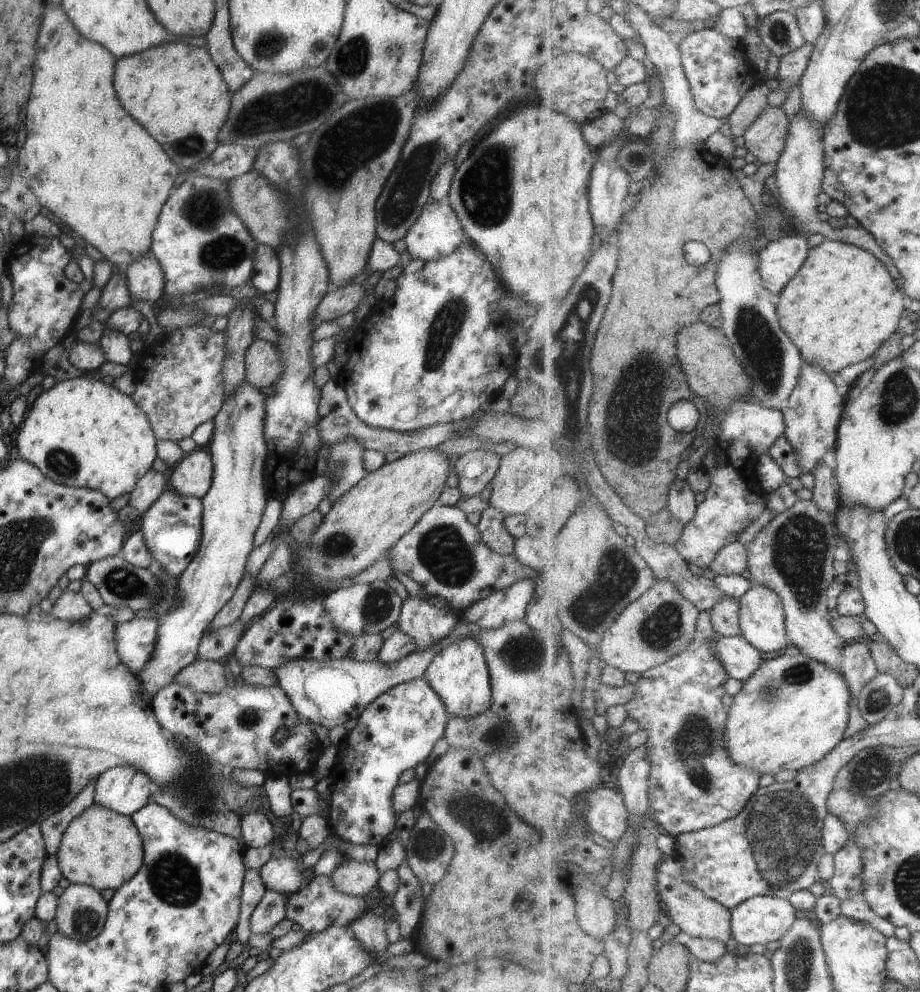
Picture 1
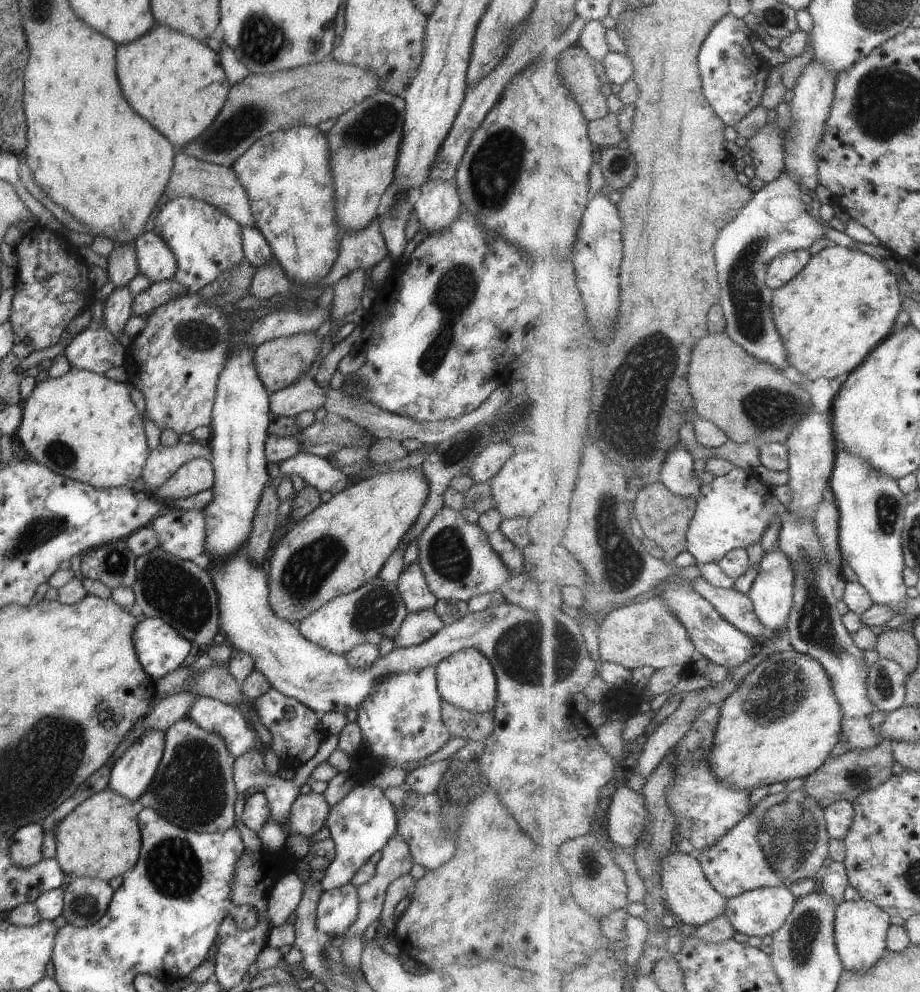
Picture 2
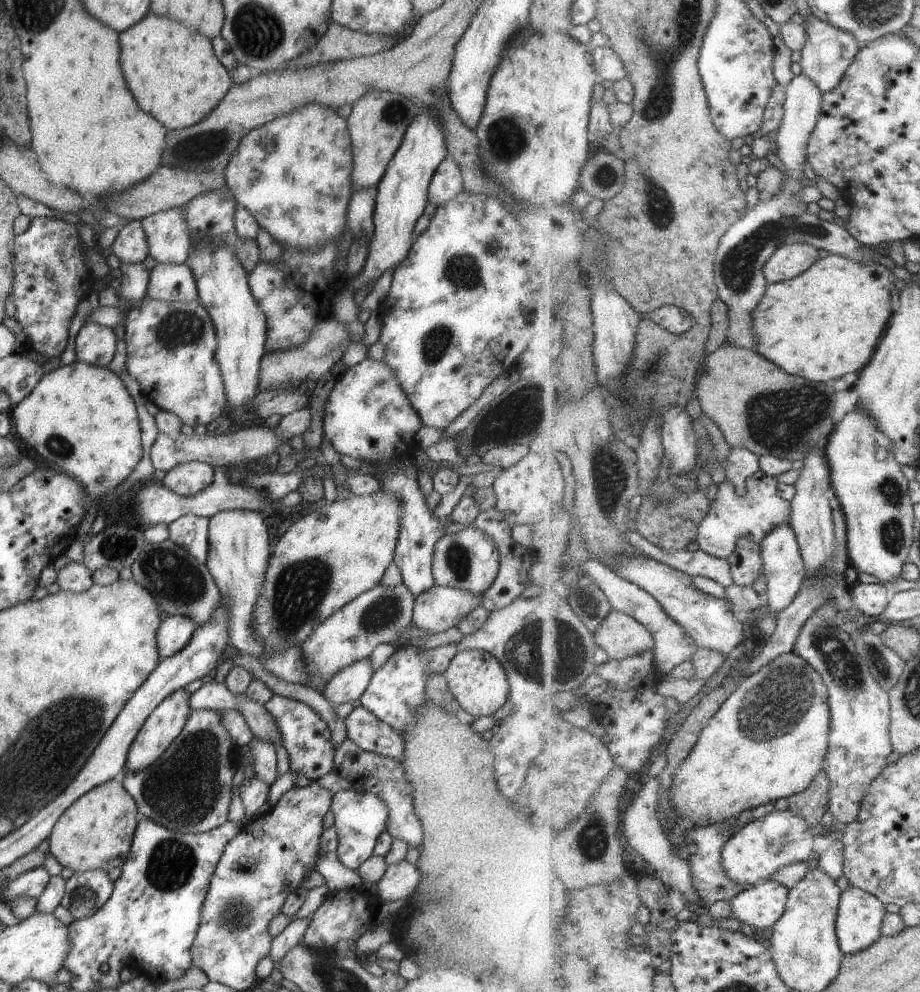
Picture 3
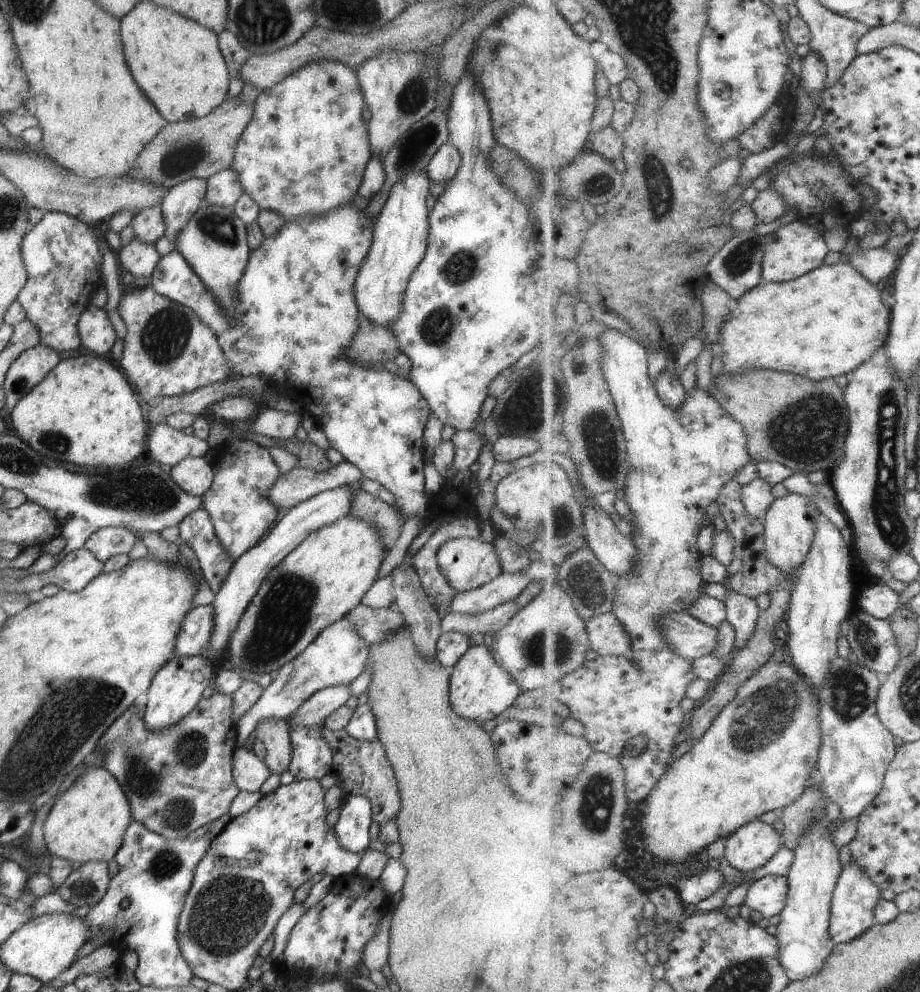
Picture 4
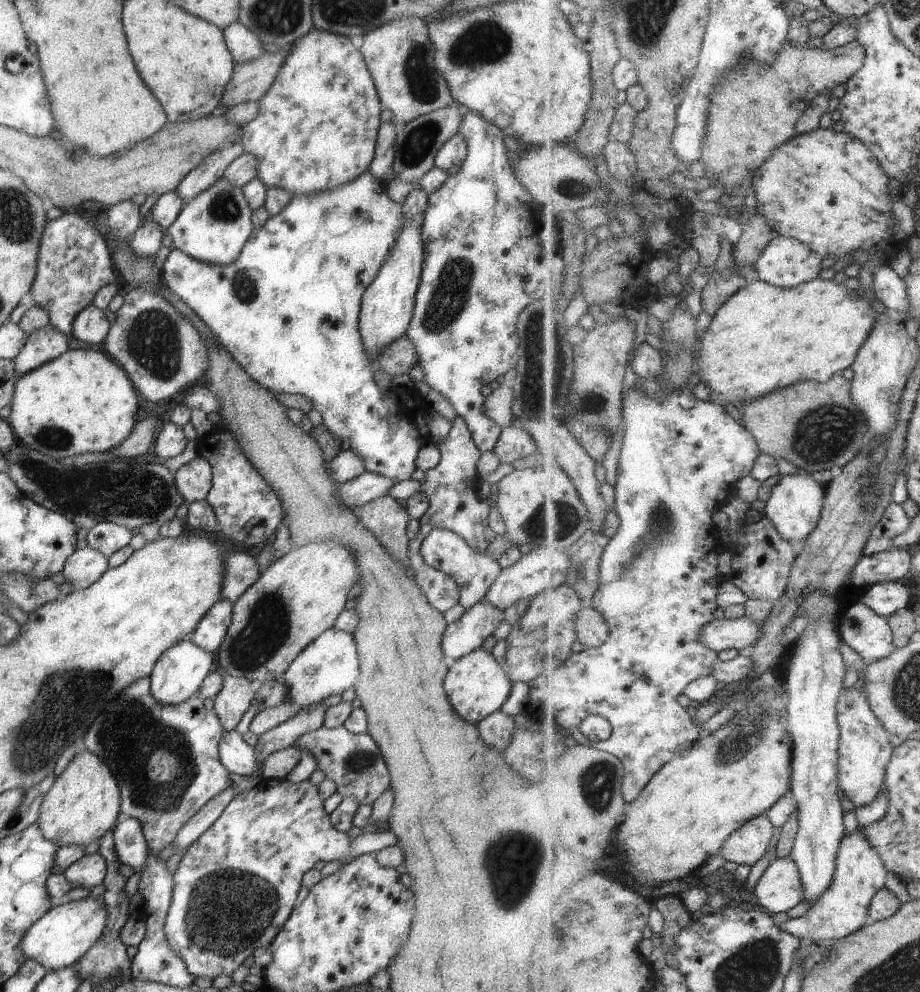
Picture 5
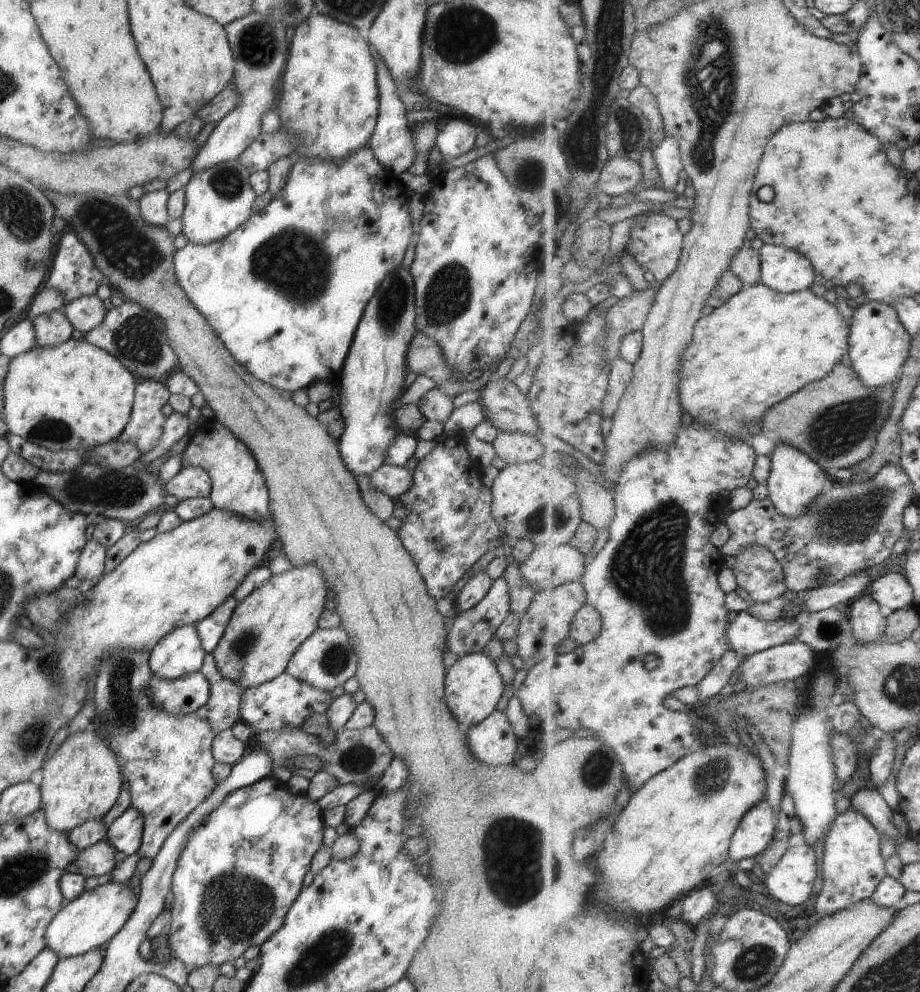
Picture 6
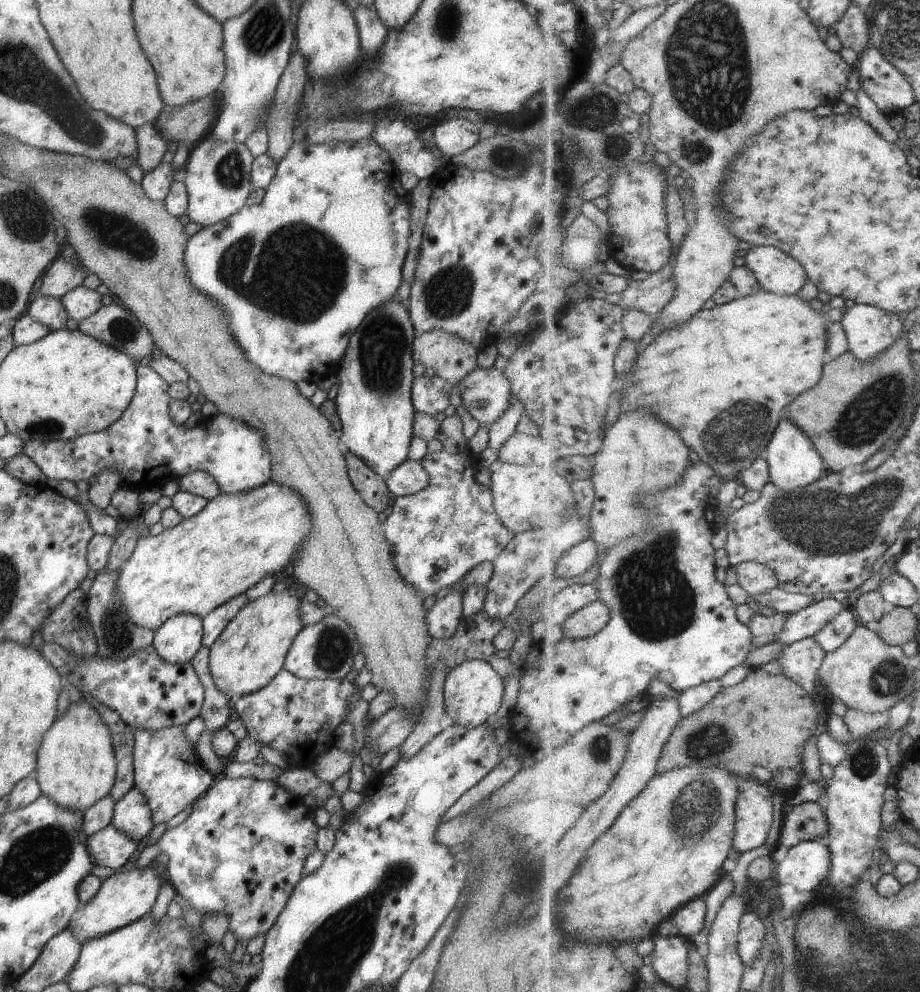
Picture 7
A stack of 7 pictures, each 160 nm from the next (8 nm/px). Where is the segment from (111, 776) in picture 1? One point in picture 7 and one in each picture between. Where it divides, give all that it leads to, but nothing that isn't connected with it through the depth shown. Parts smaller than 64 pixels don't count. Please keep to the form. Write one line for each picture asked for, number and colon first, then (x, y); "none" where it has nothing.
2: (130, 774)
3: (163, 723)
4: (174, 689)
5: (176, 673)
6: (179, 652)
7: (176, 640)

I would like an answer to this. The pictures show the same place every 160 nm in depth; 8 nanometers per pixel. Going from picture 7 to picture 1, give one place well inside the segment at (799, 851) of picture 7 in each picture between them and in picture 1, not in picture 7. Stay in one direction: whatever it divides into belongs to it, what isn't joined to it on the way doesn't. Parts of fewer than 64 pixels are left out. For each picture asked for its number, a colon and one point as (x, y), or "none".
1: (760, 920)
2: (764, 911)
3: (761, 906)
4: (767, 897)
5: (780, 888)
6: (791, 881)

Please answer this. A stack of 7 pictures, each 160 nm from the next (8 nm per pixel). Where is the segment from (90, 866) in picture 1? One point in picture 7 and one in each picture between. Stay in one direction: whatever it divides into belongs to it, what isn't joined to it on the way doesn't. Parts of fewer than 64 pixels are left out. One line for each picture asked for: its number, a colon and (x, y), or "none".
2: (100, 838)
3: (94, 832)
4: (86, 822)
5: (83, 801)
6: (81, 781)
7: (75, 764)

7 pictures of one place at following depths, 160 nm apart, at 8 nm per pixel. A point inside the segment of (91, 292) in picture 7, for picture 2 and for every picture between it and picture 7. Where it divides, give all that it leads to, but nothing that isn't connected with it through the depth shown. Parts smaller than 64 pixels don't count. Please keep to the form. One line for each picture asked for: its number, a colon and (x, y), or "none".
2: (94, 349)
3: (94, 344)
4: (96, 335)
5: (90, 325)
6: (83, 313)

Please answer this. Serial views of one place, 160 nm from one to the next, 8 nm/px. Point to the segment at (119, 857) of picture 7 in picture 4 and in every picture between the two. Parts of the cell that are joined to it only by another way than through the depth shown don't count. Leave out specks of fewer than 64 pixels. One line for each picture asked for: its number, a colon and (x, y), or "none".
4: (86, 884)
5: (88, 871)
6: (95, 860)

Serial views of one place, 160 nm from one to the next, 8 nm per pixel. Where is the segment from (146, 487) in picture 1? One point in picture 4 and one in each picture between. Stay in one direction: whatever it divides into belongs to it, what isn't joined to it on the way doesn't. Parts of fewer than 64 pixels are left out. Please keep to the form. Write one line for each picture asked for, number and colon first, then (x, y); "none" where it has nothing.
2: (162, 461)
3: (249, 444)
4: (166, 445)

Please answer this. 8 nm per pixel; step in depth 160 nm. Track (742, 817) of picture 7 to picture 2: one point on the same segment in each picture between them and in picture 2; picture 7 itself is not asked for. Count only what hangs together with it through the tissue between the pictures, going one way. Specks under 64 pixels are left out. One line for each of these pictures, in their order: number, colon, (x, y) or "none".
2: (785, 838)
3: (754, 853)
4: (753, 846)
5: (745, 846)
6: (755, 834)

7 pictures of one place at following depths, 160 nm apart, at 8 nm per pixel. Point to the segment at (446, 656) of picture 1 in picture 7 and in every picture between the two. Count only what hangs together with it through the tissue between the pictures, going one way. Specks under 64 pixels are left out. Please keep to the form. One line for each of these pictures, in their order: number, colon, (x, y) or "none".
2: (466, 679)
3: (476, 681)
4: (479, 689)
5: (476, 685)
6: (472, 686)
7: (472, 691)

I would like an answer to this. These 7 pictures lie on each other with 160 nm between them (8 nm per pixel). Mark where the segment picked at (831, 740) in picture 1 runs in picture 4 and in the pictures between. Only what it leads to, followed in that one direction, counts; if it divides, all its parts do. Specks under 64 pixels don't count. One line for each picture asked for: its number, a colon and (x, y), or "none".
2: (781, 724)
3: (770, 740)
4: (757, 757)

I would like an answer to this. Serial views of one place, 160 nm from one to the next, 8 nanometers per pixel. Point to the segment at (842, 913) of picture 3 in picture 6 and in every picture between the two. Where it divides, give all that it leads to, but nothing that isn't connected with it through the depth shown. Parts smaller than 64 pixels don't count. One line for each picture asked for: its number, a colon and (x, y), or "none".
4: (856, 895)
5: (860, 873)
6: (853, 868)

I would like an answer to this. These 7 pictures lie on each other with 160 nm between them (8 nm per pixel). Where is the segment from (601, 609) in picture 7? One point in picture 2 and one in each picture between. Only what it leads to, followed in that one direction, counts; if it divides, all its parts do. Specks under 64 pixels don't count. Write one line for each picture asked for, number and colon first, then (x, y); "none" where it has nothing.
2: (644, 633)
3: (621, 636)
4: (608, 637)
5: (593, 630)
6: (588, 625)

